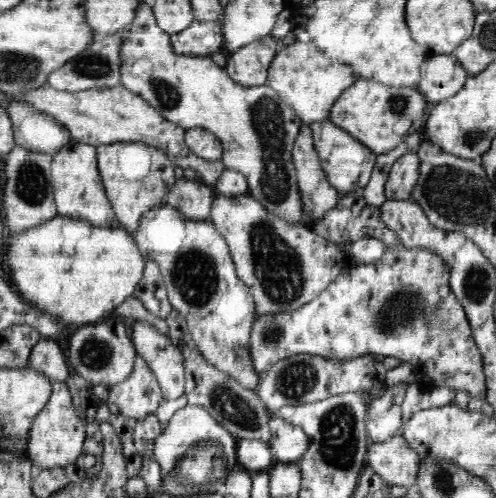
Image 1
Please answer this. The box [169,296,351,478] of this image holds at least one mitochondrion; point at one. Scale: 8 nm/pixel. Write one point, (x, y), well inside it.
(226, 402)

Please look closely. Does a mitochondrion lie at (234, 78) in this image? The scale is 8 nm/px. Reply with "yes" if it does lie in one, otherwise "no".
no

